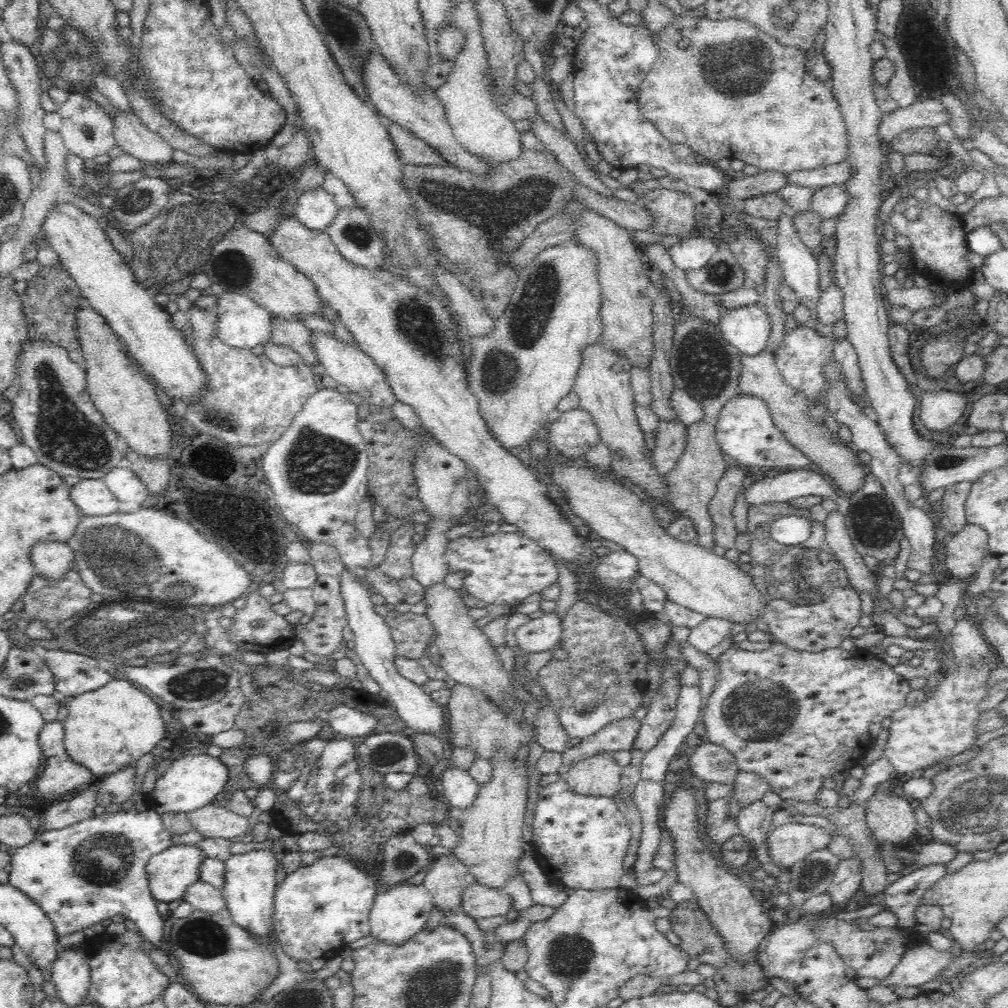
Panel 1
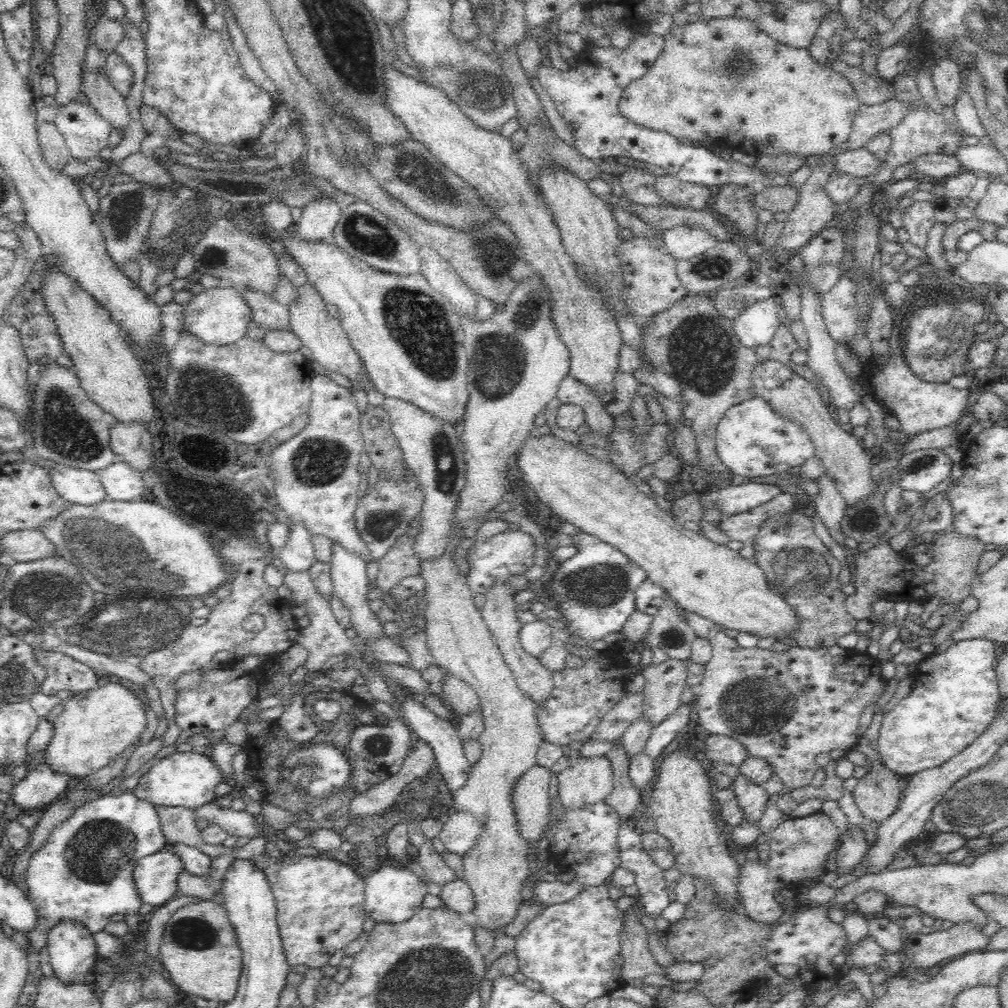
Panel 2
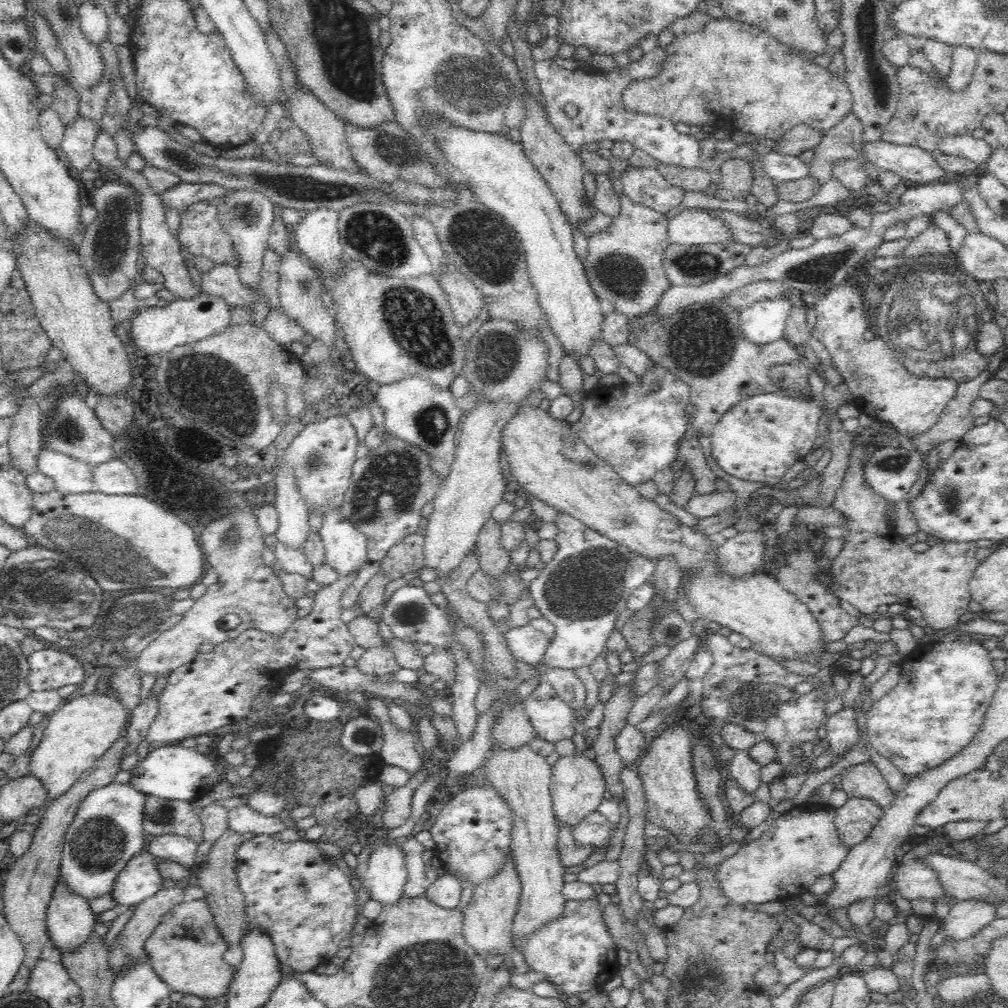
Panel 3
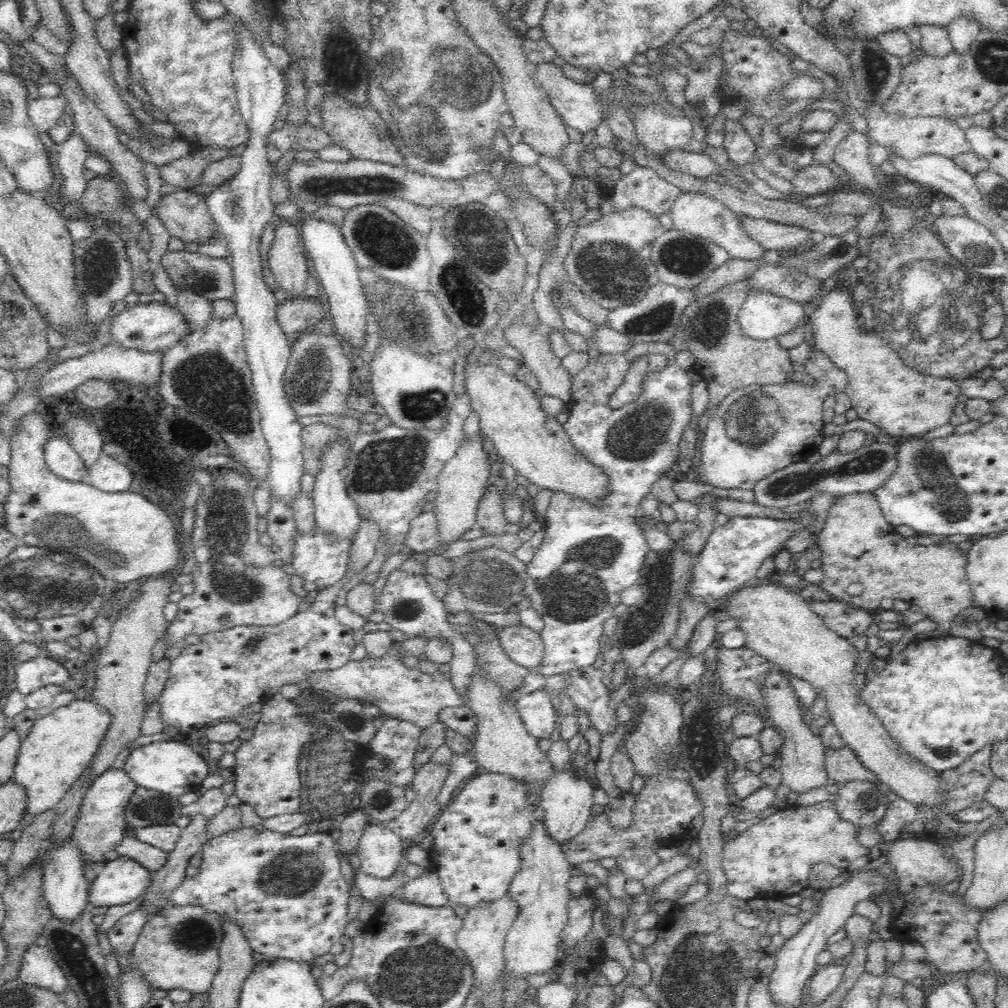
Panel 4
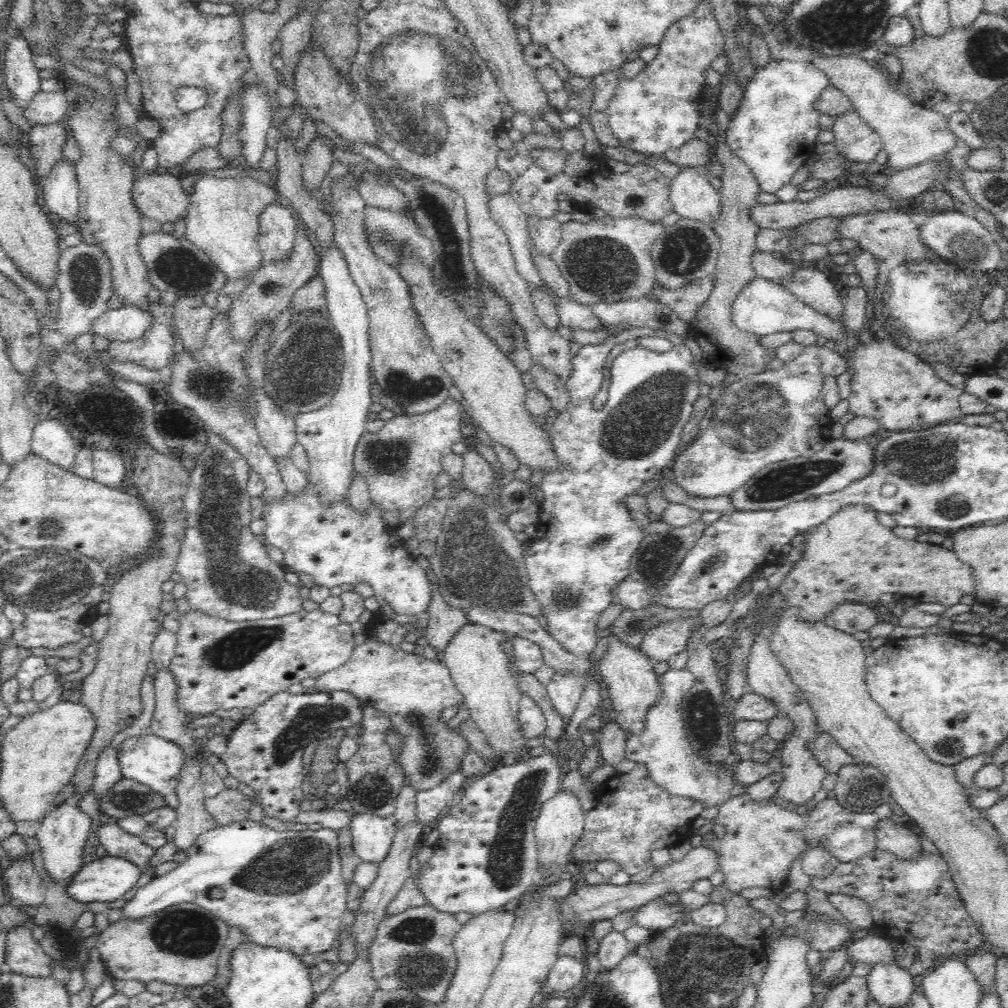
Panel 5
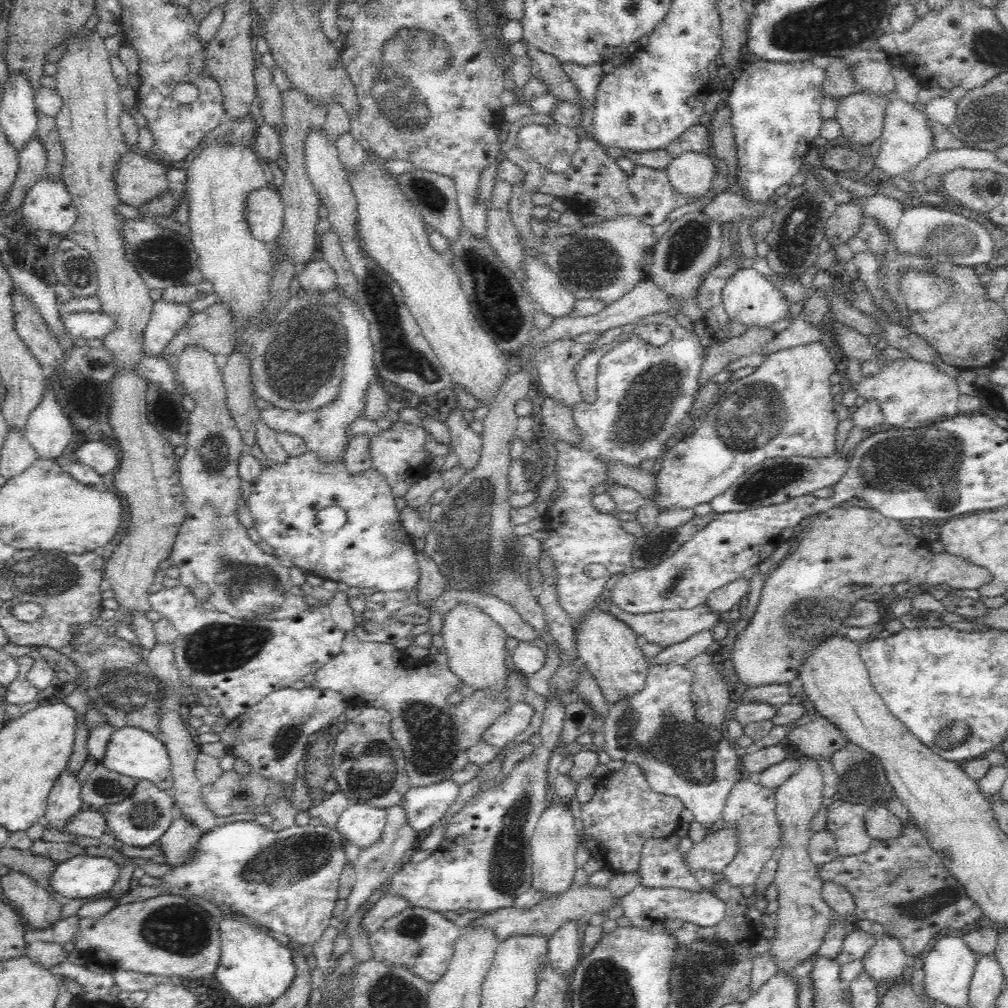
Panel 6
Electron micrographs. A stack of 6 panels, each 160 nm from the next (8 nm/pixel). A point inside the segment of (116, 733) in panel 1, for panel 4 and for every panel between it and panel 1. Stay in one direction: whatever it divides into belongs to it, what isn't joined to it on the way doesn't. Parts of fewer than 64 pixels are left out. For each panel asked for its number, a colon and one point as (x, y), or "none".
2: (96, 727)
3: (79, 733)
4: (58, 748)

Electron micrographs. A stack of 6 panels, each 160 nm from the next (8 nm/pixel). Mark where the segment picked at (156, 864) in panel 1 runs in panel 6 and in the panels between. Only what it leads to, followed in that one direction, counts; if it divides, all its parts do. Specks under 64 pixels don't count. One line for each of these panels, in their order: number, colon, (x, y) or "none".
2: (156, 876)
3: (140, 879)
4: (120, 881)
5: (107, 879)
6: (85, 876)

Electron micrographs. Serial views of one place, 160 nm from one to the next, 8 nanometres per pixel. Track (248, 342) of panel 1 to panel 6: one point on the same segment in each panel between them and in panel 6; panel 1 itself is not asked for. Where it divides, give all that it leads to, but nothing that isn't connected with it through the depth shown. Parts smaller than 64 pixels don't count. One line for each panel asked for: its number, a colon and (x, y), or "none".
2: (221, 316)
3: (155, 330)
4: (154, 328)
5: (127, 323)
6: (89, 325)

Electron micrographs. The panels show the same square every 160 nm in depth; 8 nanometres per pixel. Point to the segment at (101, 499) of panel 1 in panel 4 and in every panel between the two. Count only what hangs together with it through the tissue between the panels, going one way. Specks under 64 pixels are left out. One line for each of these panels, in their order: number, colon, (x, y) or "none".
2: (80, 487)
3: (71, 476)
4: (62, 461)

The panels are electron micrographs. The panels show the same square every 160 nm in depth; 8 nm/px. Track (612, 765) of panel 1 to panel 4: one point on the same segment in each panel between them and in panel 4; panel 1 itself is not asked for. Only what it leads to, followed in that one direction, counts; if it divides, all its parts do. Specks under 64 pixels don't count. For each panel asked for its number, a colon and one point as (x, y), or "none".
2: (585, 780)
3: (578, 787)
4: (567, 799)

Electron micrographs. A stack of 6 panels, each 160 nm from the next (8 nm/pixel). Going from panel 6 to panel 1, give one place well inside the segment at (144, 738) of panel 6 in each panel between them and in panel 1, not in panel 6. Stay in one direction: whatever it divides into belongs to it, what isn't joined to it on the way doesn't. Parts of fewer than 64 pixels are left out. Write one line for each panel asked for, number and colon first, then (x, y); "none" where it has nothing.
1: (192, 781)
2: (188, 779)
3: (172, 772)
4: (170, 767)
5: (155, 762)

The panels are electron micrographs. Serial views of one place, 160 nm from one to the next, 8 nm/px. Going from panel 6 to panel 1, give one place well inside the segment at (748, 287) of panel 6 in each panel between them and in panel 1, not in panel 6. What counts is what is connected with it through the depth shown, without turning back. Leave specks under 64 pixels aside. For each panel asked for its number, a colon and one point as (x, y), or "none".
1: (747, 329)
2: (755, 326)
3: (764, 322)
4: (763, 317)
5: (763, 307)

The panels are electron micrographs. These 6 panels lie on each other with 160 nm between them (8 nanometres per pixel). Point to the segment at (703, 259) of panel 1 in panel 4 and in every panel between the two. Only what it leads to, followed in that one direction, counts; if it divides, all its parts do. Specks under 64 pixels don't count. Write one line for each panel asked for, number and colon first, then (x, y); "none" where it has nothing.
2: (682, 242)
3: (691, 227)
4: (696, 214)

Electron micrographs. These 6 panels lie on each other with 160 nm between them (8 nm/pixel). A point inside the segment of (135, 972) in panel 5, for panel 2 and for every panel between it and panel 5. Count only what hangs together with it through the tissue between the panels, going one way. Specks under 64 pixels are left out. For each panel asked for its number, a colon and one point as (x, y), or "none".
2: (200, 949)
3: (186, 948)
4: (179, 948)

